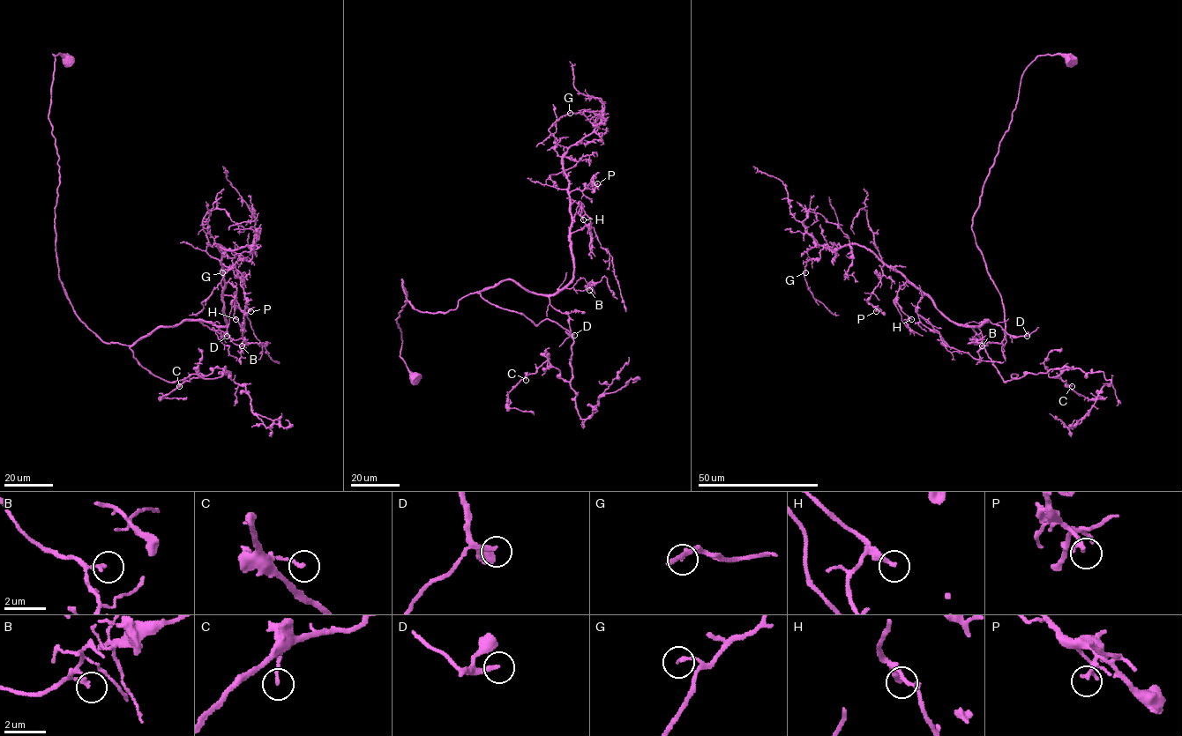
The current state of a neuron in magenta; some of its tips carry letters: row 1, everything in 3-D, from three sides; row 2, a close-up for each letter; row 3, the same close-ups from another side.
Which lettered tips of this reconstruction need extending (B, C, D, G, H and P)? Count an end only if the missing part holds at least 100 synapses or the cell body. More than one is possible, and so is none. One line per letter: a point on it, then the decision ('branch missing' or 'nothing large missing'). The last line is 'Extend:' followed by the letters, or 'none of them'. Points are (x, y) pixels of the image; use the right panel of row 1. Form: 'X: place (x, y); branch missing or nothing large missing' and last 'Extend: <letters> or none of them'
B: place (982, 345); nothing large missing
C: place (1072, 386); nothing large missing
D: place (1027, 336); branch missing
G: place (805, 272); nothing large missing
H: place (911, 319); nothing large missing
P: place (876, 311); nothing large missing
Extend: D

